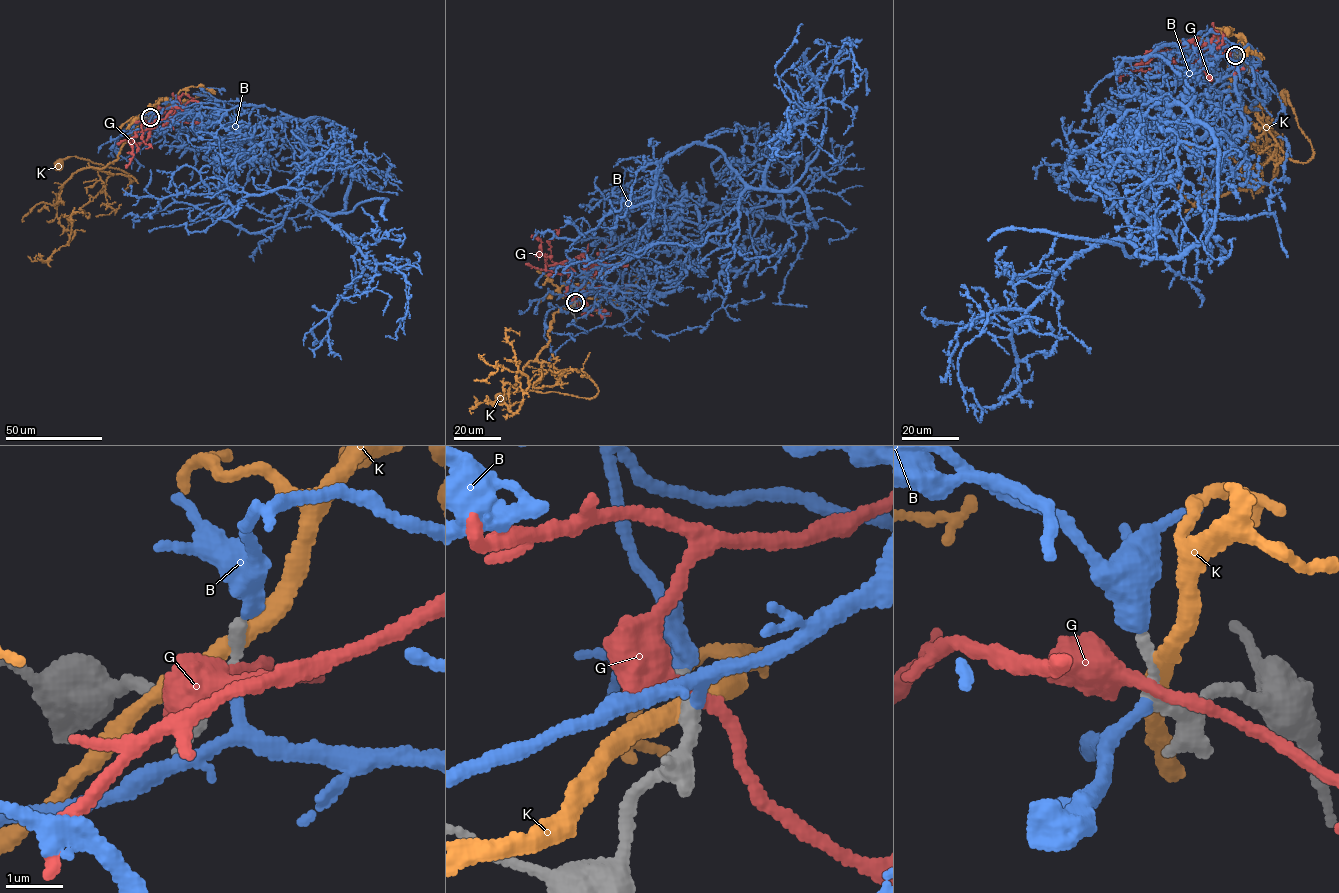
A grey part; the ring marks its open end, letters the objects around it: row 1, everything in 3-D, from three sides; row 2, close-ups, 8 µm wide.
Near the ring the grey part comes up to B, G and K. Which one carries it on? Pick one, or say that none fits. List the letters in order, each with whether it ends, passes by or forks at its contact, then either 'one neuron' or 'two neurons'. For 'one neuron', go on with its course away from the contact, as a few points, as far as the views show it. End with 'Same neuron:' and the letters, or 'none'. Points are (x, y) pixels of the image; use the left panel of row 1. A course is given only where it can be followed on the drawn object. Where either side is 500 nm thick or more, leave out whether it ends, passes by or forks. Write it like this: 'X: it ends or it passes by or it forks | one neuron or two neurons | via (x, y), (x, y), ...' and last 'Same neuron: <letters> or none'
B: it forks | one neuron | via (150, 117), (235, 146), (325, 118), (351, 182), (341, 212), (298, 199), (256, 233), (183, 202), (134, 228)
G: it passes by | two neurons
K: it passes by | two neurons
Same neuron: B

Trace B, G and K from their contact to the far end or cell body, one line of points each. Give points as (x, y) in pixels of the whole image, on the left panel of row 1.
B: (150, 117), (235, 146), (325, 118), (351, 182), (341, 212), (298, 199), (256, 233), (183, 202), (134, 228)
G: (150, 117), (161, 114), (168, 107), (174, 111), (171, 116), (155, 120), (129, 138), (133, 156), (125, 168)
K: (150, 116), (127, 138), (117, 159), (97, 168), (135, 180), (120, 170), (74, 156), (59, 164)

